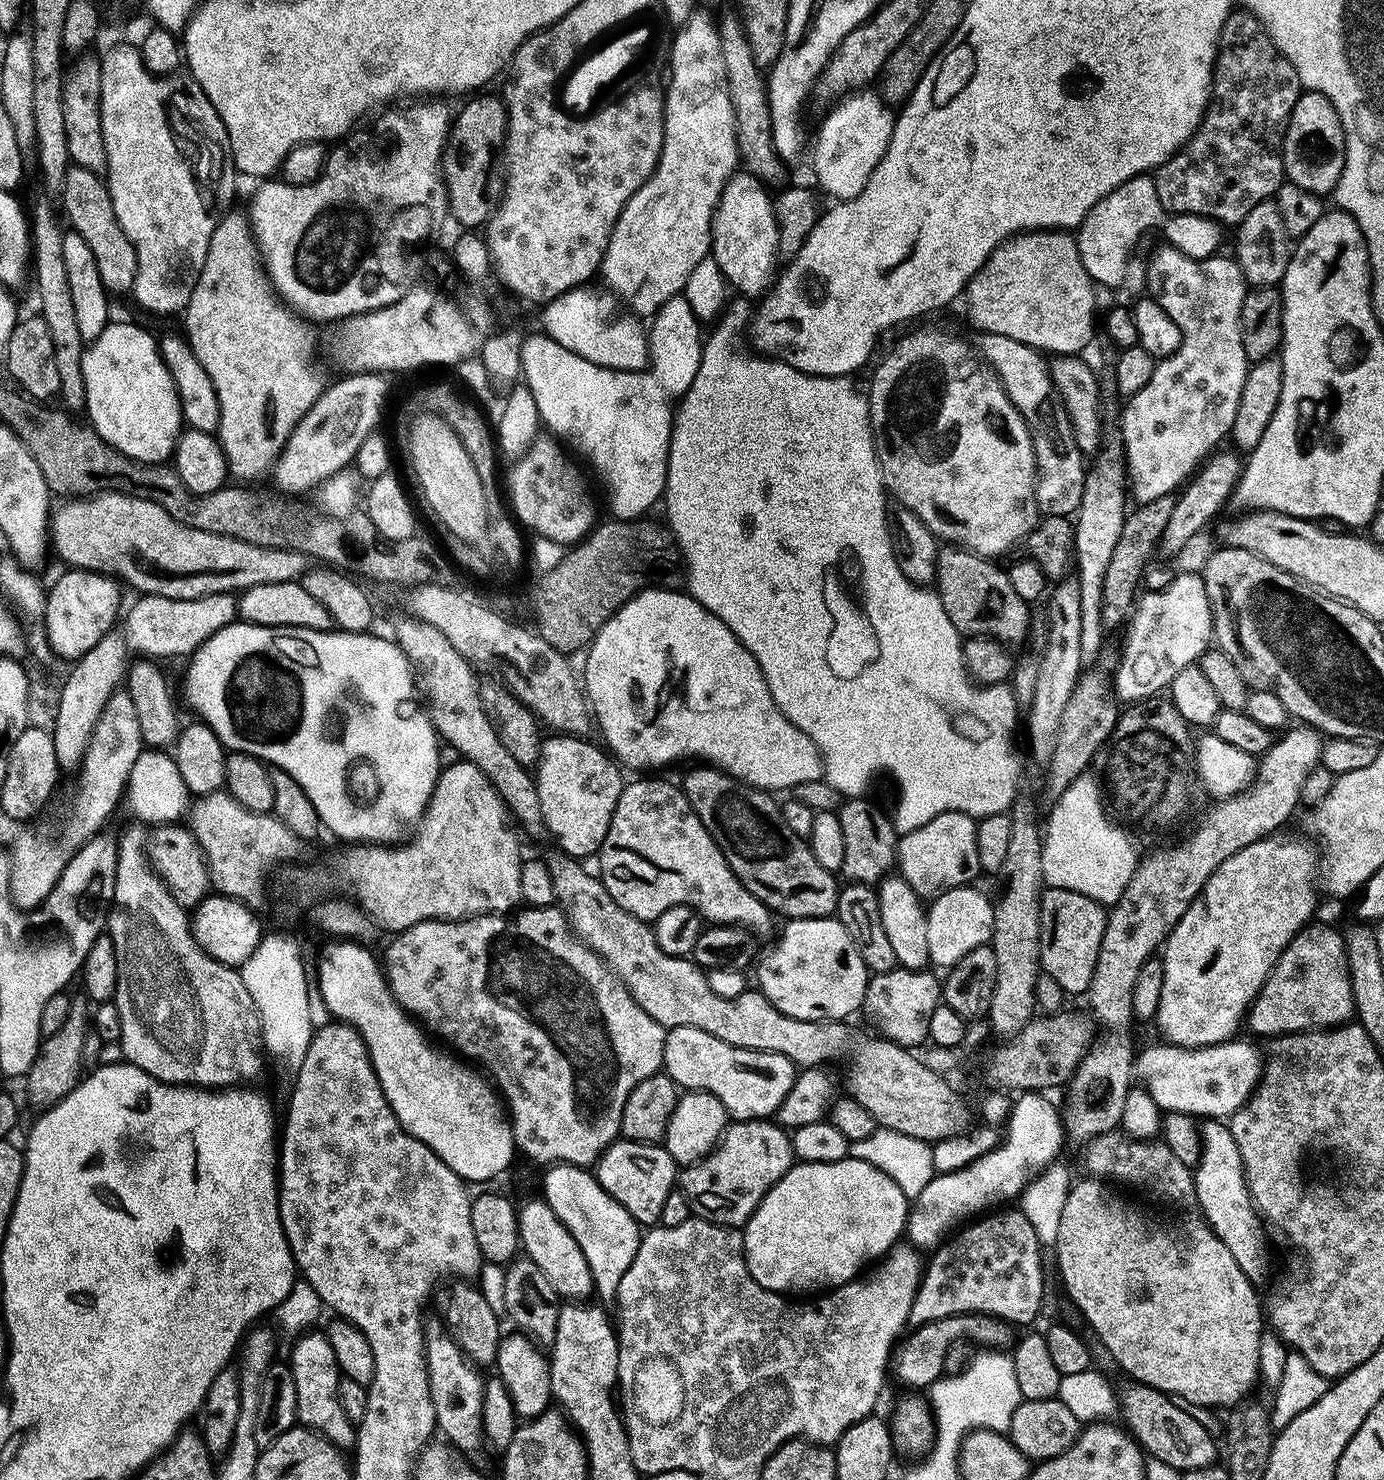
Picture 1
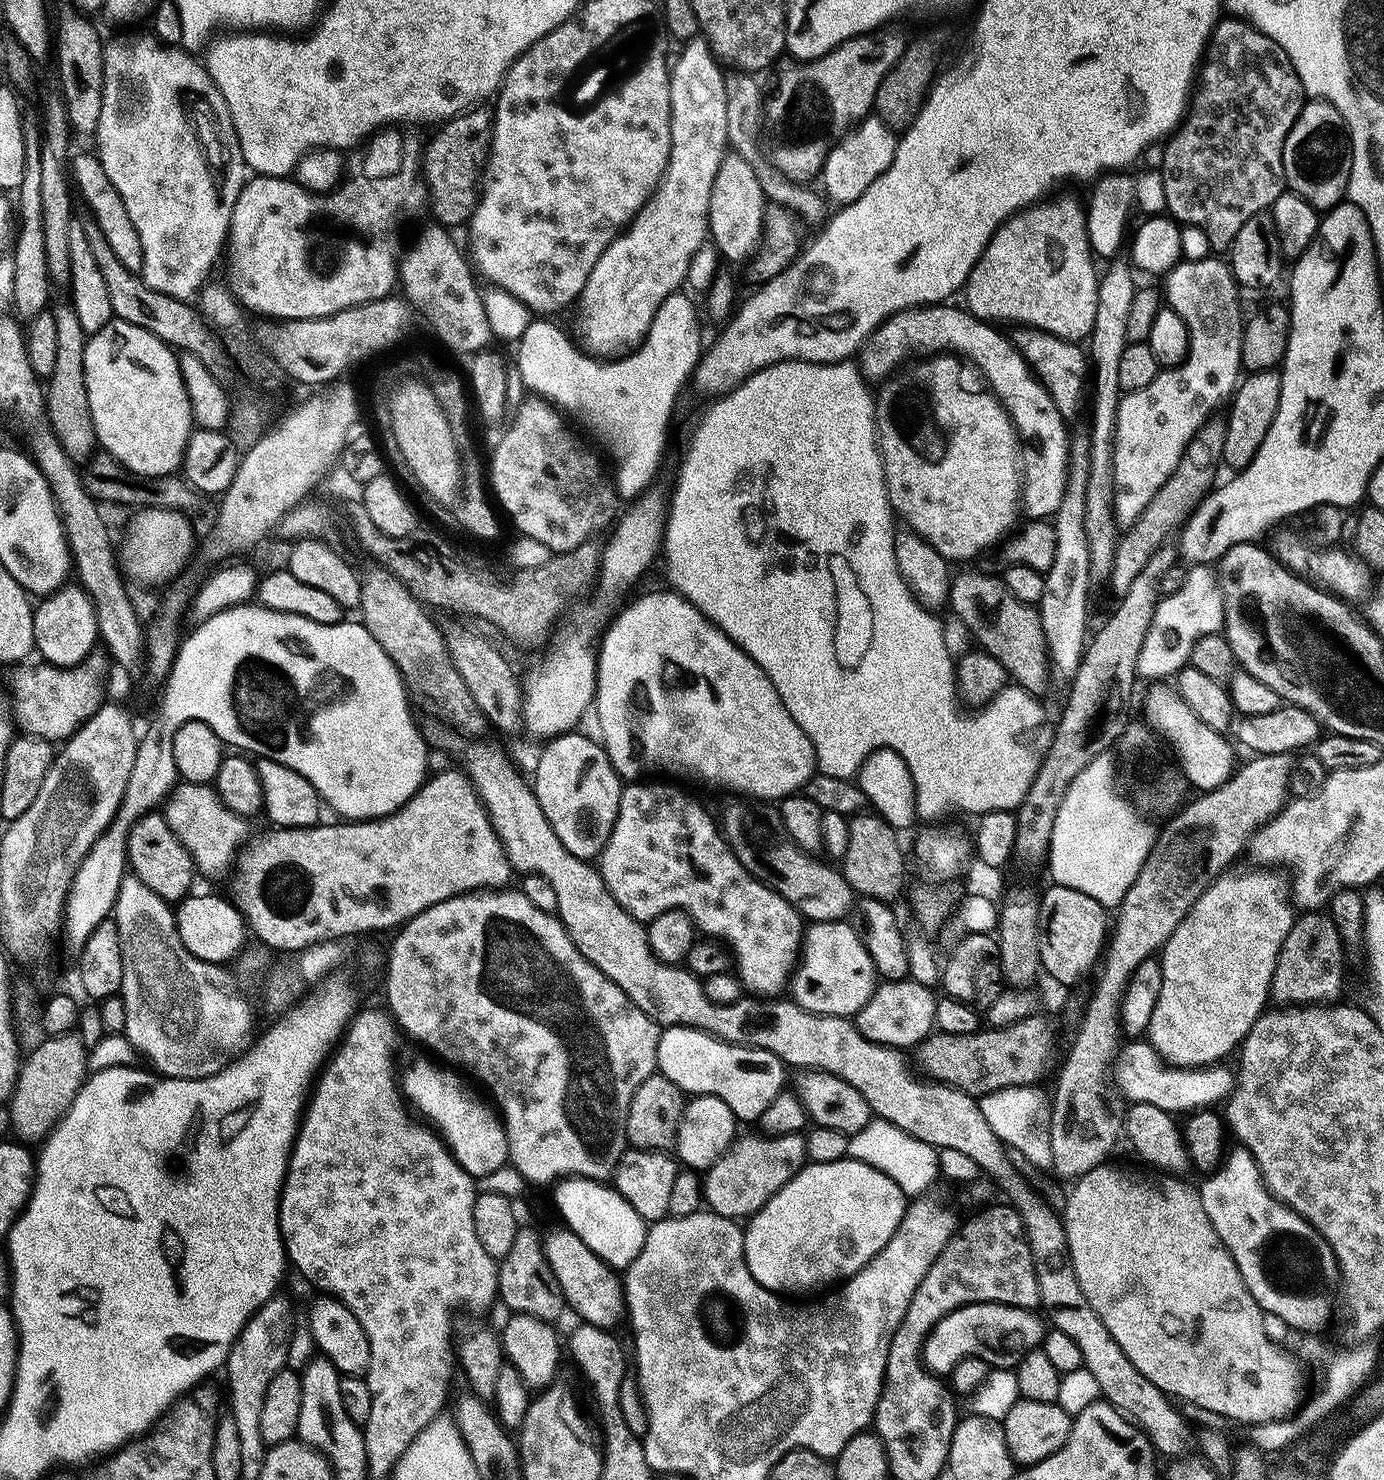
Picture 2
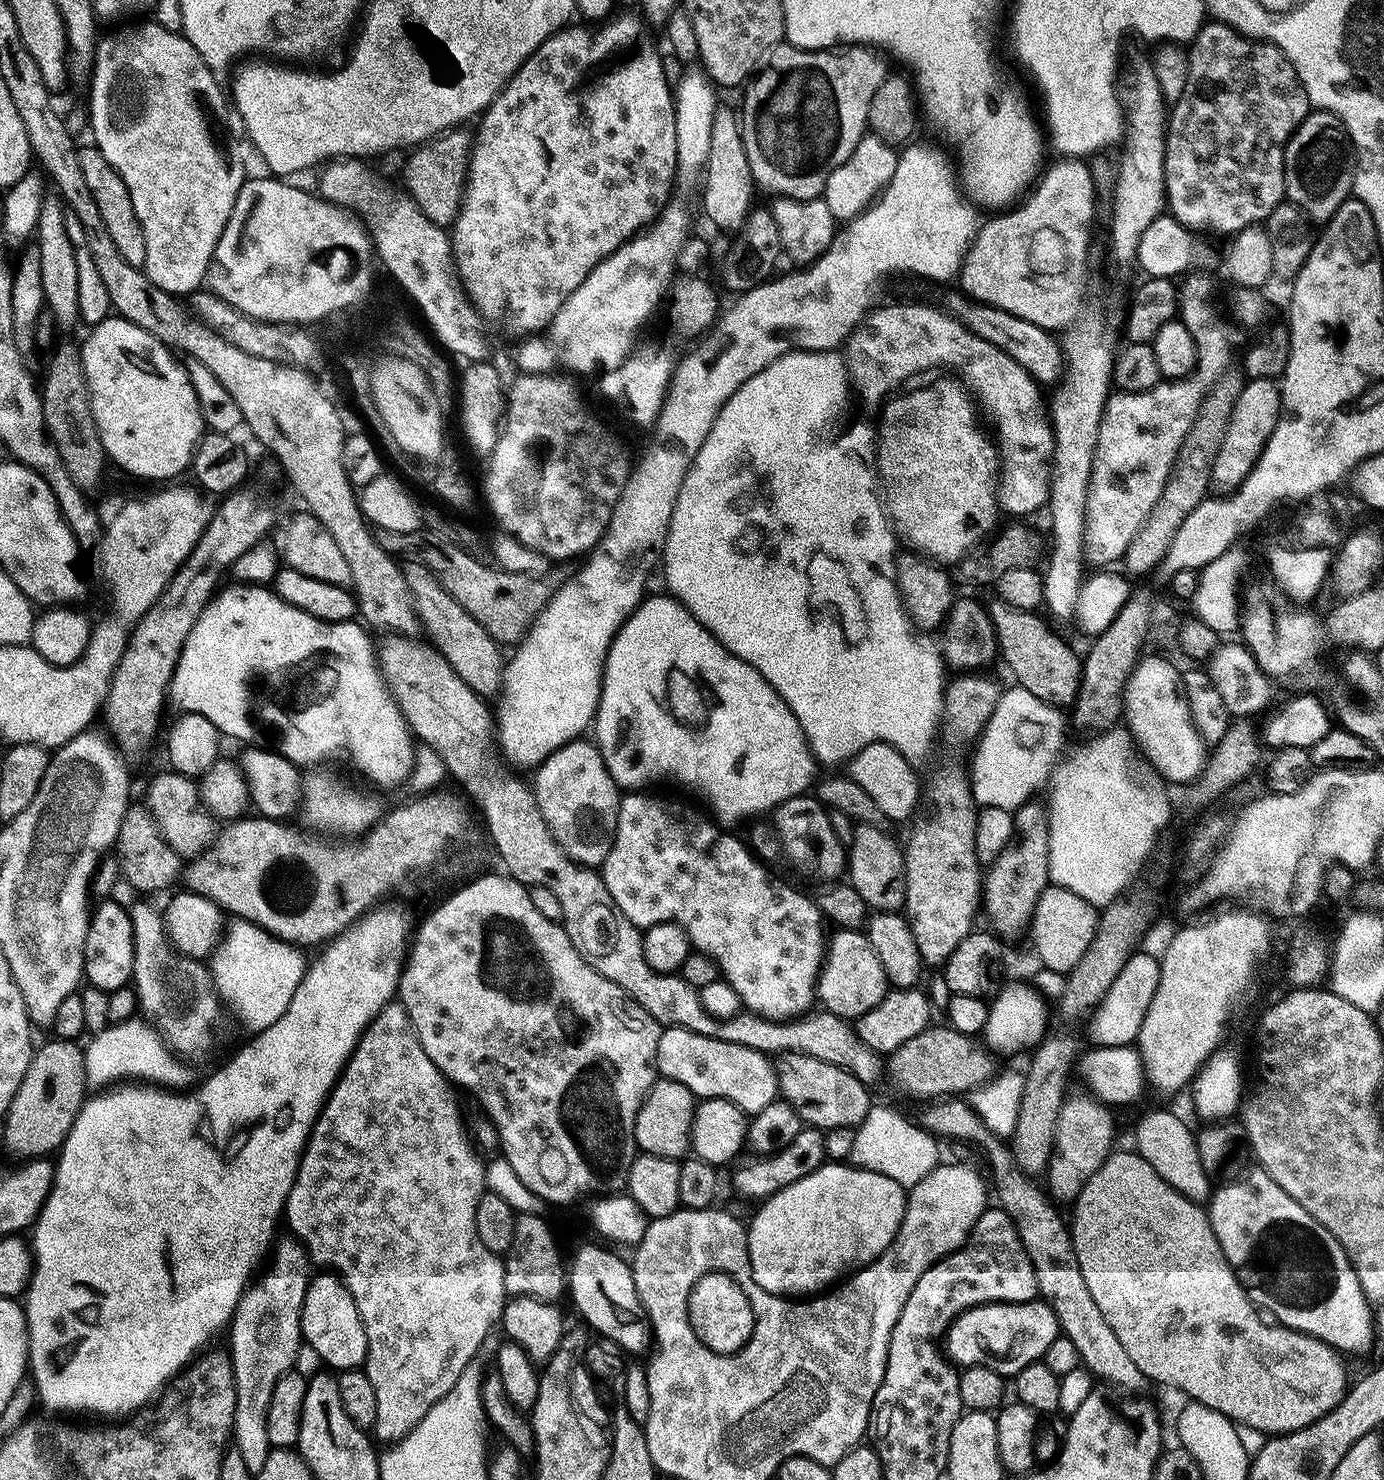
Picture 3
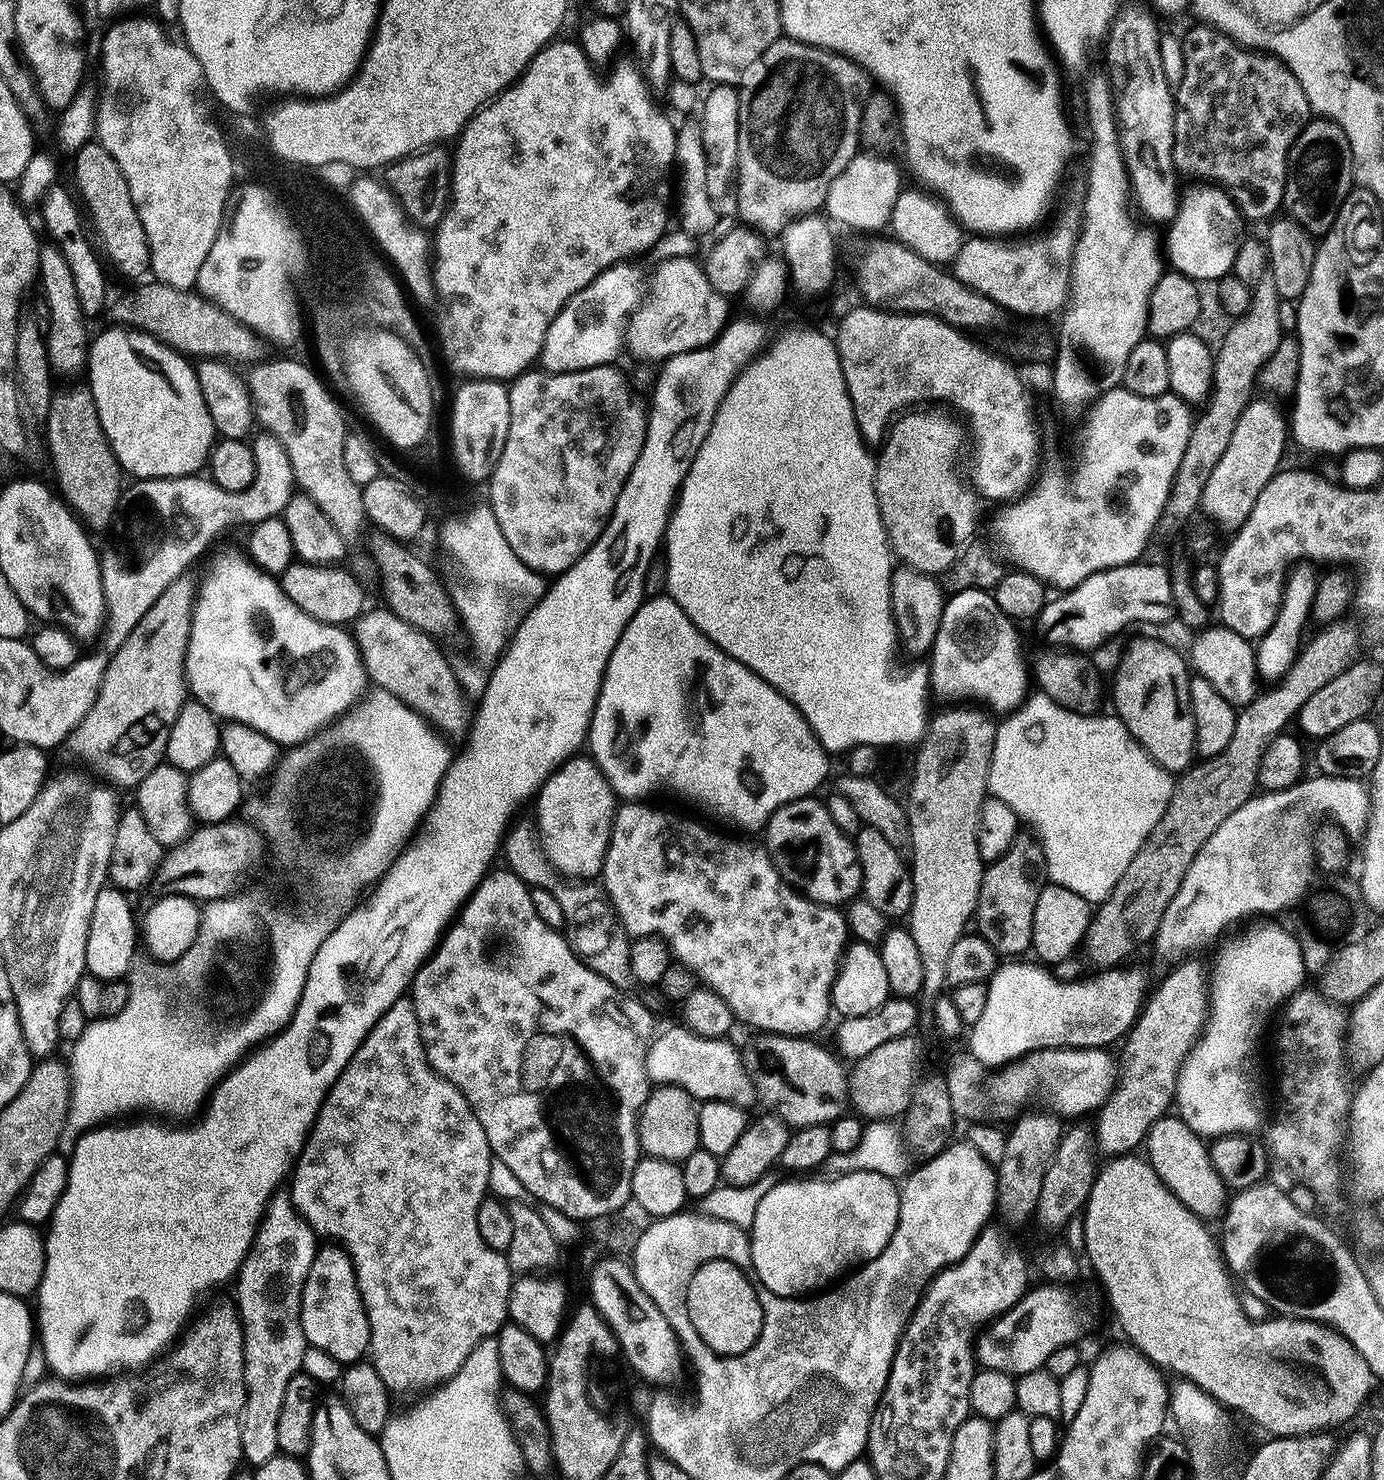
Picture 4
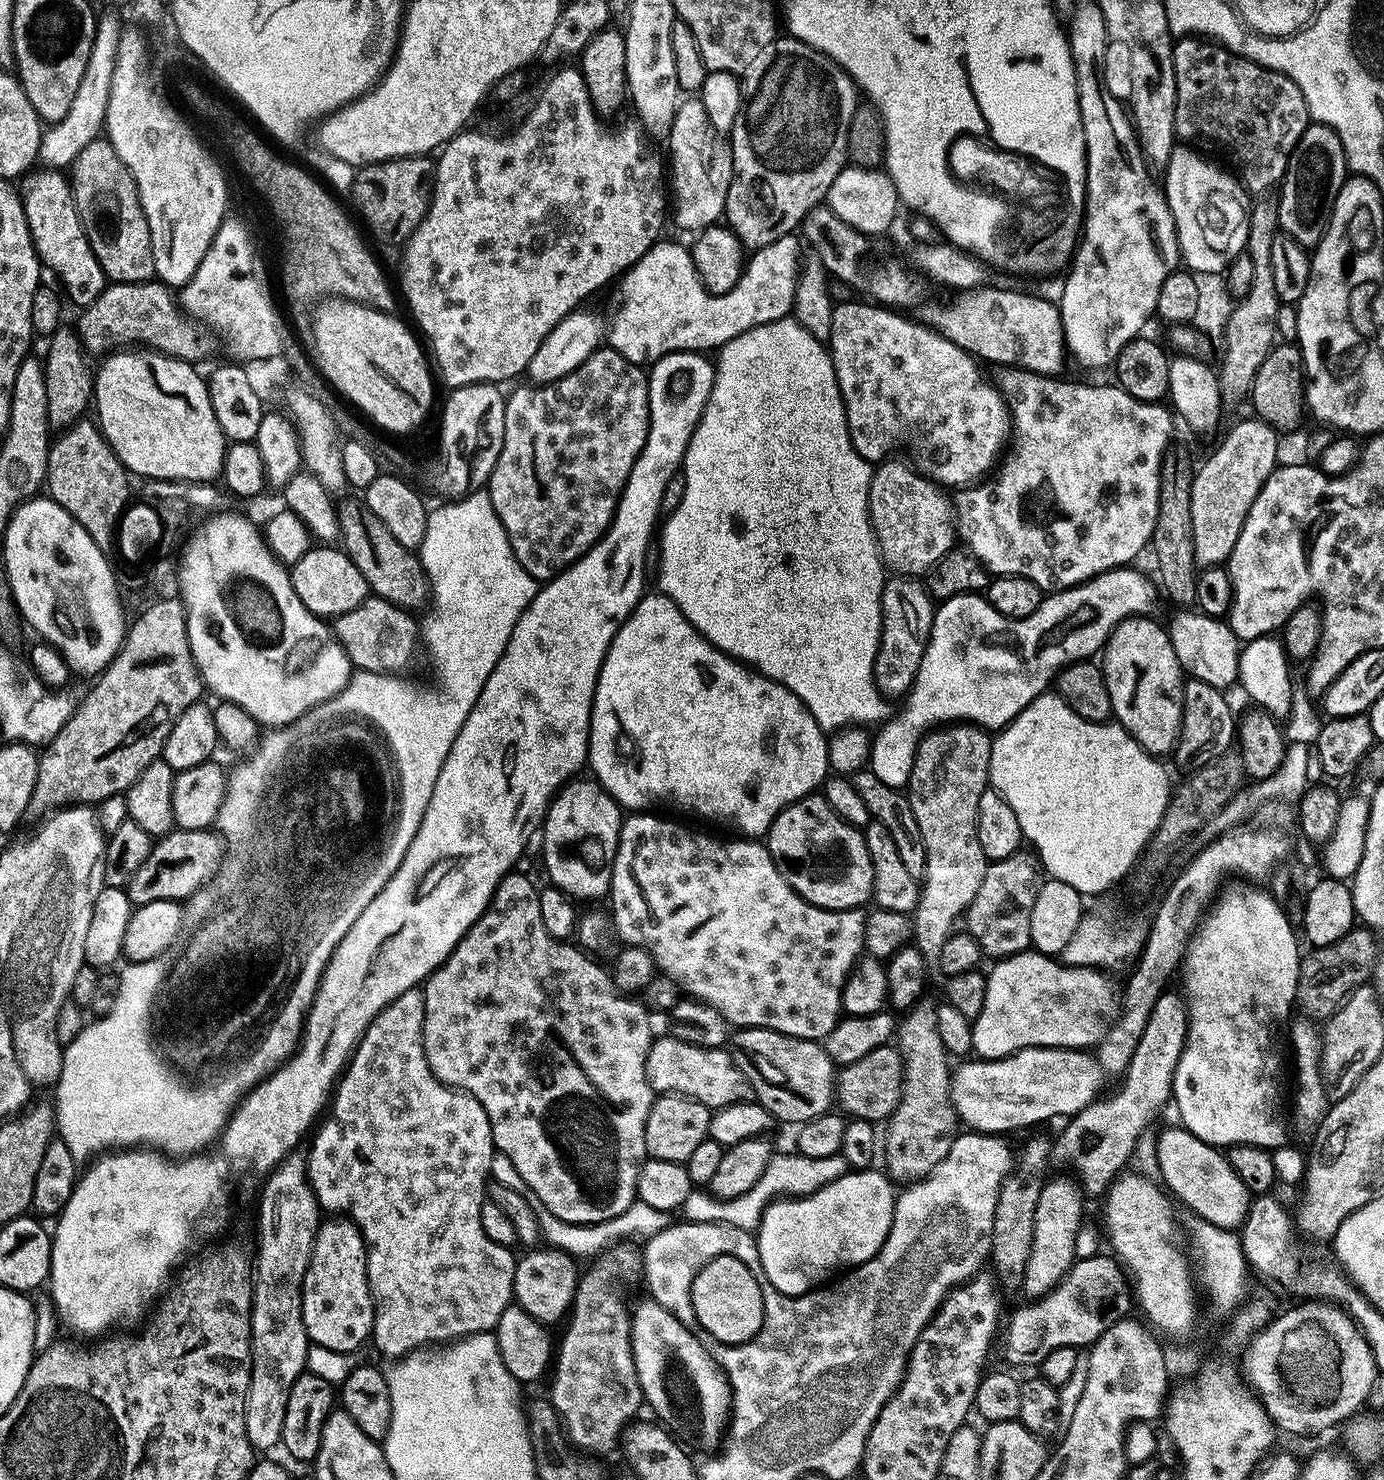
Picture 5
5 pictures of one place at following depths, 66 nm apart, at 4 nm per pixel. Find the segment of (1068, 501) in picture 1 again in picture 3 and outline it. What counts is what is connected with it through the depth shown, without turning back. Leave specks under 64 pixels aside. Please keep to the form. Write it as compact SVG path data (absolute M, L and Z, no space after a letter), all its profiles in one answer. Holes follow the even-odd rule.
M888 304L883 306L877 306L868 313L866 322L861 324L846 341L846 359L848 361L848 378L850 381L850 387L860 400L864 404L877 404L877 406L883 405L885 401L889 399L893 394L899 393L901 389L905 387L904 384L907 380L912 380L915 376L920 376L923 372L936 372L939 368L945 368L945 373L951 374L953 377L959 379L960 383L968 389L969 393L978 401L979 407L986 415L992 419L992 424L996 427L994 431L995 439L998 441L998 451L1000 454L1000 463L1002 465L1000 474L998 477L998 504L1001 509L1004 508L1012 515L1012 518L1028 518L1031 512L1036 512L1040 507L1049 503L1052 494L1052 460L1056 454L1056 438L1054 436L1054 430L1052 429L1052 418L1050 415L1050 404L1043 396L1041 385L1036 383L1036 380L1032 375L1021 366L1018 362L1006 354L1006 350L1000 350L998 346L991 344L986 338L980 338L978 334L974 333L967 327L967 325L953 318L953 316L945 310L943 307L937 306L937 308L931 308L928 304Z

